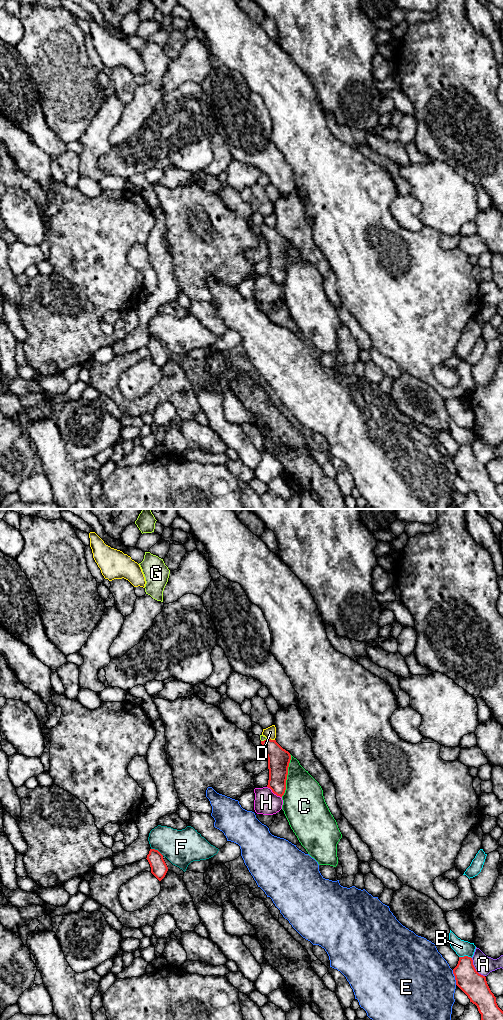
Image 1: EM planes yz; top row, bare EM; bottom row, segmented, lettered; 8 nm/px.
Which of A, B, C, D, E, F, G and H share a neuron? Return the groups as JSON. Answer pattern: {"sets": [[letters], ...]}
{"sets": [["A", "B"], ["C"], ["D"], ["E"], ["F"], ["G"], ["H"]]}

